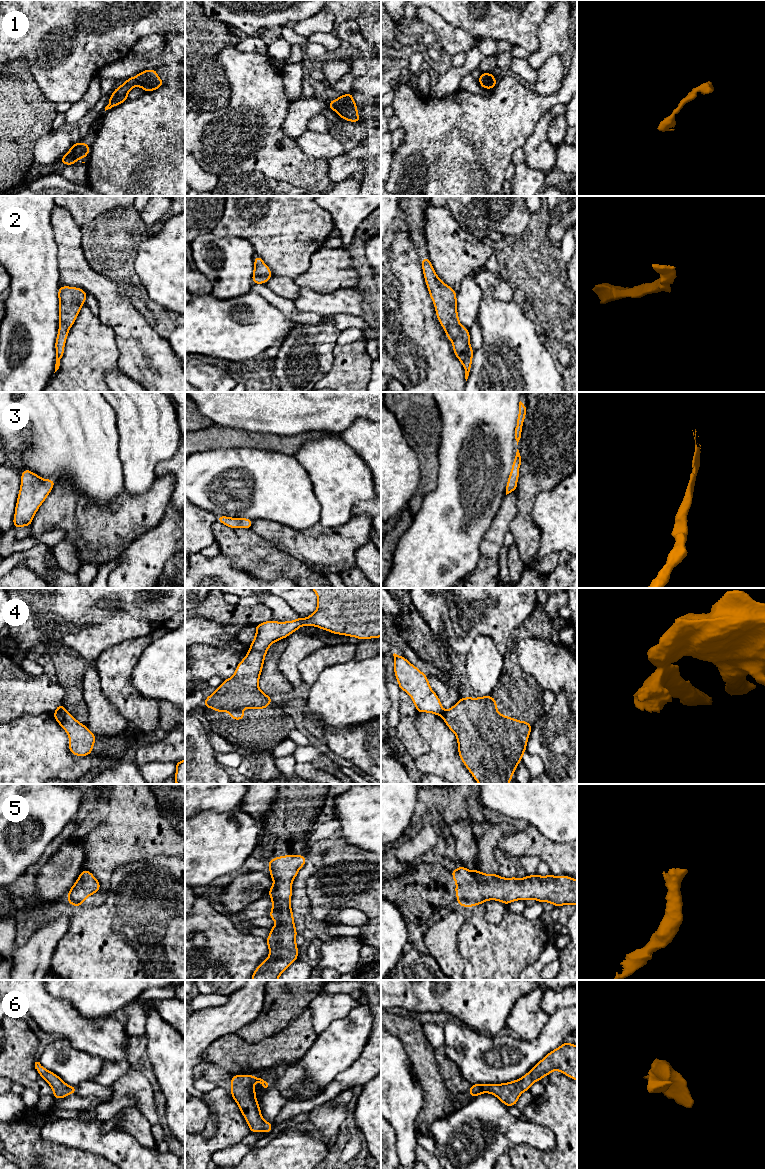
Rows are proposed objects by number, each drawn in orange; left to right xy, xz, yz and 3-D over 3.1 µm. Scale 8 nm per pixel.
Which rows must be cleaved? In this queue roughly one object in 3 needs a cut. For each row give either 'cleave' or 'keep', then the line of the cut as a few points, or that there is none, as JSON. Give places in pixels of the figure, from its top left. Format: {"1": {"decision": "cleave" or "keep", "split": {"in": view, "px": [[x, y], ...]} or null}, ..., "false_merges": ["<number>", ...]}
{"1": {"decision": "keep", "split": null}, "2": {"decision": "keep", "split": null}, "3": {"decision": "keep", "split": null}, "4": {"decision": "cleave", "split": {"in": "xz", "px": [[267, 647], [250, 650]]}}, "5": {"decision": "keep", "split": null}, "6": {"decision": "keep", "split": null}, "false_merges": ["4"]}

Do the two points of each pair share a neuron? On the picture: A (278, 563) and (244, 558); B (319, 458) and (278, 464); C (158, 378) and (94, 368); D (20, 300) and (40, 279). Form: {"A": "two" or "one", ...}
{"A": "one", "B": "two", "C": "two", "D": "one"}

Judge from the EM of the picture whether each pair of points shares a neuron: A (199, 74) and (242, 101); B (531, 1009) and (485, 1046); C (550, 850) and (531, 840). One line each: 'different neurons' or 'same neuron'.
A: different neurons
B: different neurons
C: same neuron

